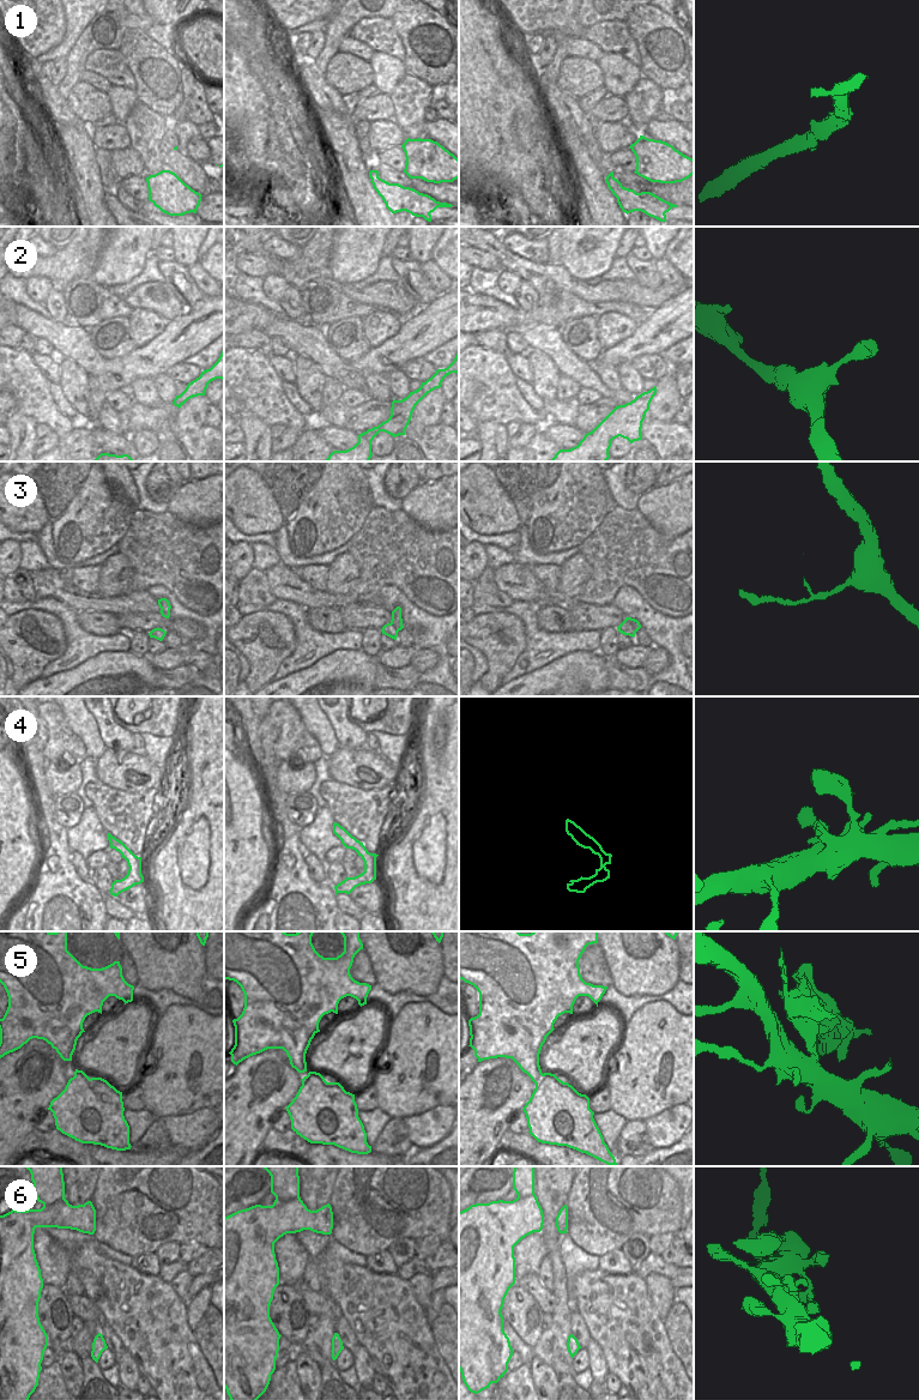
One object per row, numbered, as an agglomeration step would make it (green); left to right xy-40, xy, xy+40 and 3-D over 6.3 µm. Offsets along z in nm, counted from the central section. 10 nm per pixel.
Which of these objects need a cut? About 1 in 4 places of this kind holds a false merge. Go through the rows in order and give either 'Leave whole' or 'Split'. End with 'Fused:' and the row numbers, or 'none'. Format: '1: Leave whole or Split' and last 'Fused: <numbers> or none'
1: Leave whole
2: Leave whole
3: Leave whole
4: Leave whole
5: Split
6: Leave whole
Fused: 5.

